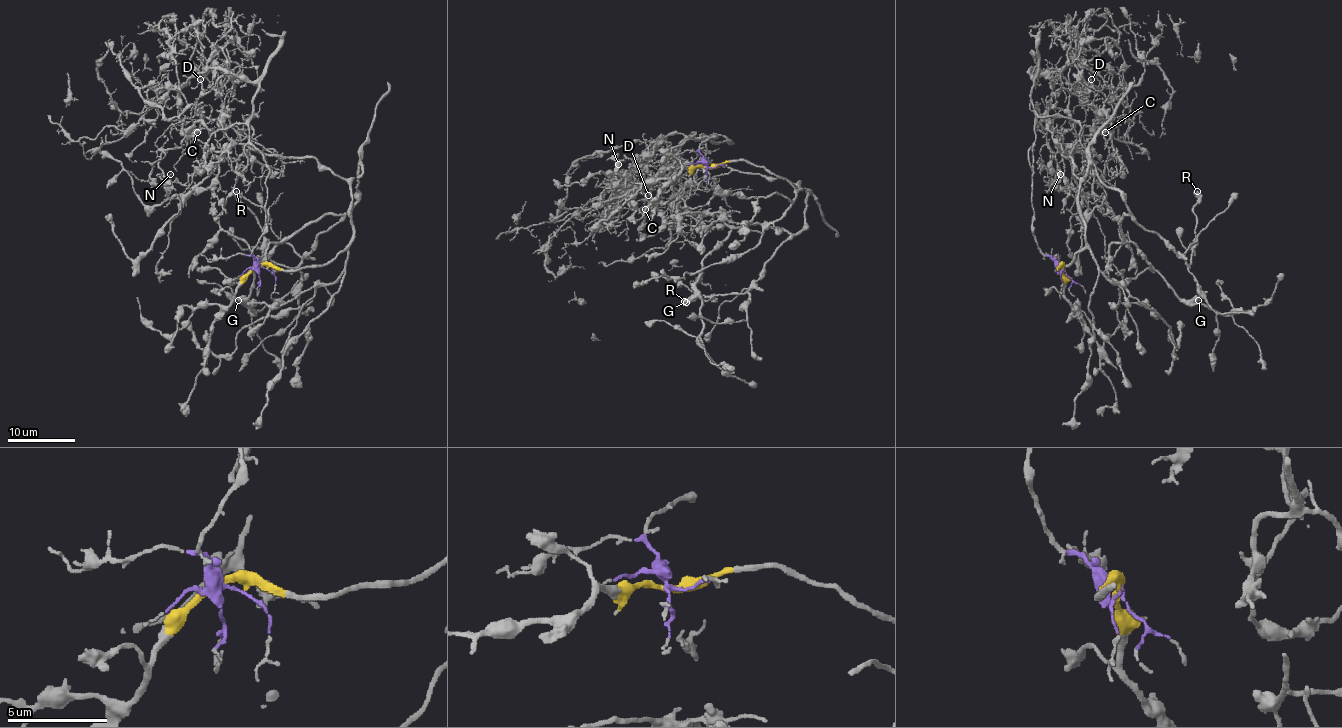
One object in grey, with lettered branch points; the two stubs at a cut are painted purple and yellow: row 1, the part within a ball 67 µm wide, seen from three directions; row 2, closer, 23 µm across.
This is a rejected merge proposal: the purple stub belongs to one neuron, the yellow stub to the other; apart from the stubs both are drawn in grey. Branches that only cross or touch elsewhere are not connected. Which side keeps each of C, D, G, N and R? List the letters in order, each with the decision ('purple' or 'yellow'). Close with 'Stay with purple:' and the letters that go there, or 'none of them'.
C: purple
D: purple
G: yellow
N: purple
R: yellow
Stay with purple: C, D, N

